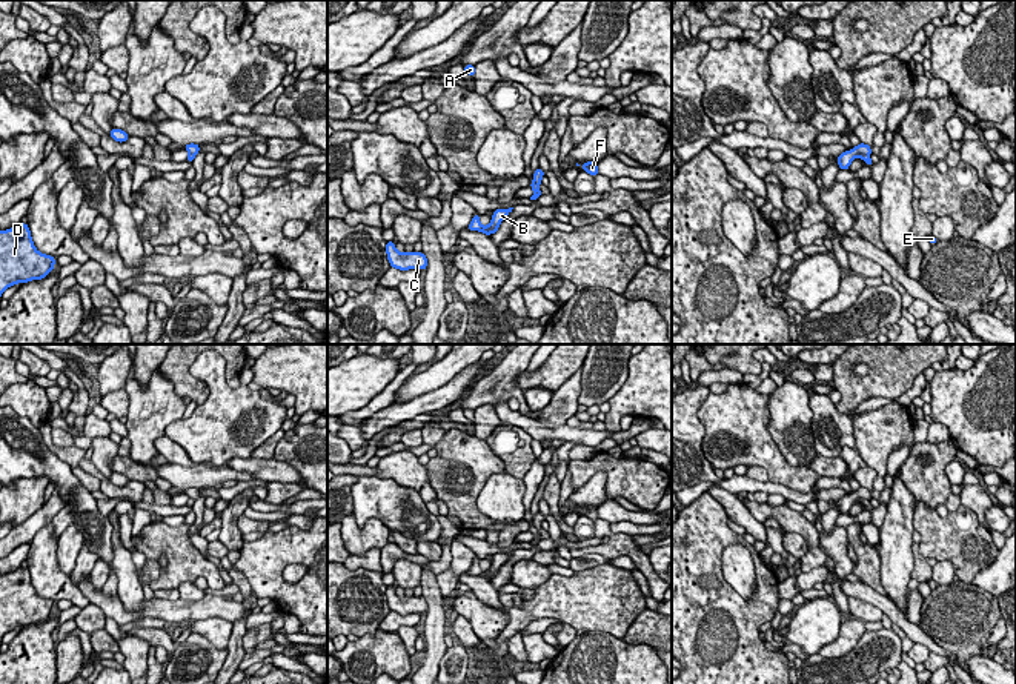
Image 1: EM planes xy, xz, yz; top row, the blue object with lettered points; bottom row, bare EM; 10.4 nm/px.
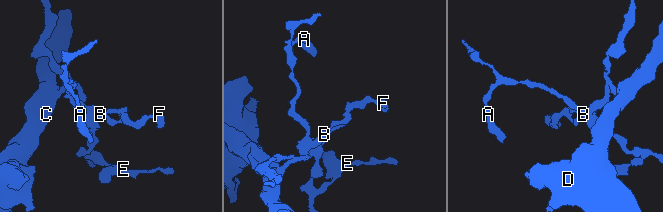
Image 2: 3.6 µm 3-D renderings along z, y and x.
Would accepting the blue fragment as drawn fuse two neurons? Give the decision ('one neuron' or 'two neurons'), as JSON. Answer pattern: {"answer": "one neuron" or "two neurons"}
{"answer": "two neurons"}

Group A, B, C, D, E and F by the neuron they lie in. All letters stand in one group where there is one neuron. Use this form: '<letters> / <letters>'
A E / B C D F

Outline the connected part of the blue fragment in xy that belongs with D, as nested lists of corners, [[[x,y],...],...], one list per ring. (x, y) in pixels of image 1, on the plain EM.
[[[26,567],[0,575],[0,642],[5,633],[17,627],[45,623],[54,613],[54,607],[52,599],[35,593]]]

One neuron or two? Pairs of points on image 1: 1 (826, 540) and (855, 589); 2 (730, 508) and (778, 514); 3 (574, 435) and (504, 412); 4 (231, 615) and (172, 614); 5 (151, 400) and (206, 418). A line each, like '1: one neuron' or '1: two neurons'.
1: two neurons
2: two neurons
3: one neuron
4: one neuron
5: two neurons

